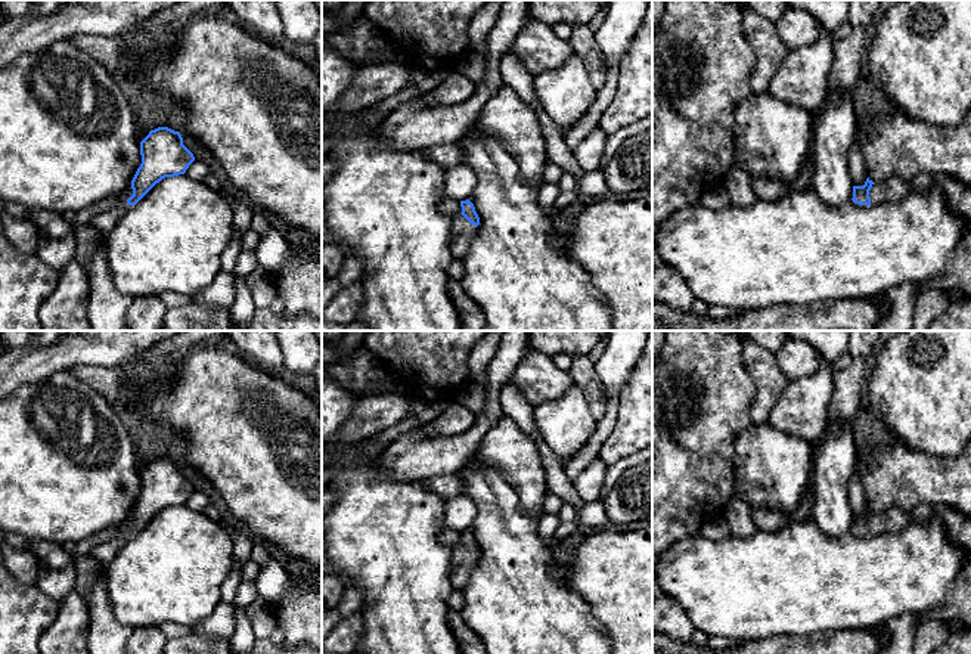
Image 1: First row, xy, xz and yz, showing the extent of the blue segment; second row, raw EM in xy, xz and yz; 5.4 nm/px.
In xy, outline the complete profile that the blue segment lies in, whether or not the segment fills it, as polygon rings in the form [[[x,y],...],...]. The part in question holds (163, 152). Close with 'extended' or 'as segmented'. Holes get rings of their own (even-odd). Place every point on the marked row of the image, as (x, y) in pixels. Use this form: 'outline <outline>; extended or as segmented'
outline [[[158,127],[140,142],[142,164],[131,187],[124,190],[121,201],[90,220],[99,232],[99,244],[87,267],[90,298],[87,316],[91,331],[130,331],[127,311],[133,298],[115,289],[105,257],[108,233],[115,227],[128,205],[136,205],[156,183],[165,177],[184,174],[195,161],[193,154],[183,145],[179,131]]]; extended

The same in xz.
outline [[[469,199],[460,201],[460,207],[462,213],[453,216],[452,220],[450,252],[455,260],[462,260],[468,252],[477,235],[477,226],[480,224],[480,217]]]; extended

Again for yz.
outline [[[869,177],[863,186],[853,186],[853,202],[859,205],[880,205],[882,202],[897,202],[910,190],[910,183],[900,177],[891,177],[881,183],[874,183]]]; extended

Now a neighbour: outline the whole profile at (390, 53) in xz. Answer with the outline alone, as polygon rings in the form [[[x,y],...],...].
[[[391,43],[379,53],[372,56],[373,63],[395,62],[401,65],[409,65],[409,58]]]

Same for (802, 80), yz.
[[[822,35],[815,43],[787,55],[767,92],[815,114],[826,97],[832,62],[834,40]]]

